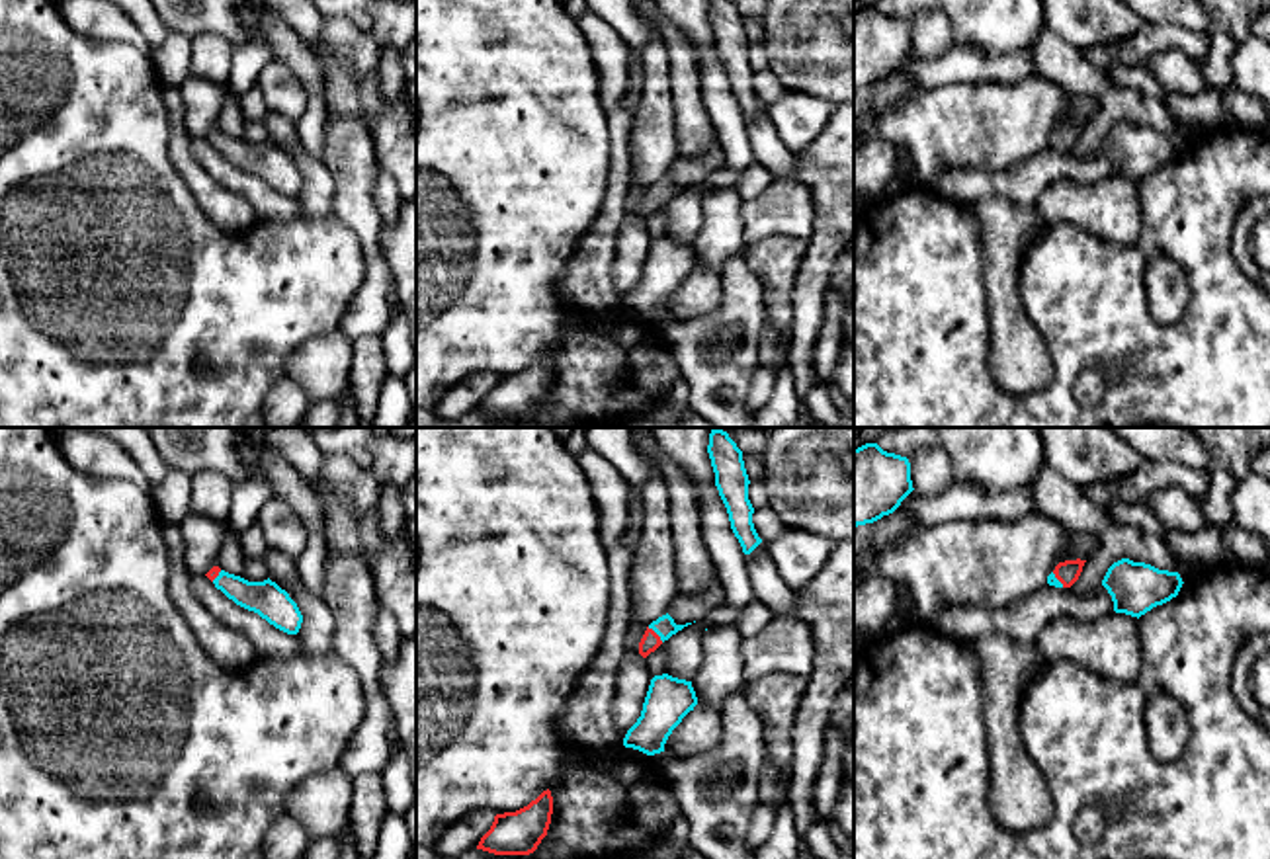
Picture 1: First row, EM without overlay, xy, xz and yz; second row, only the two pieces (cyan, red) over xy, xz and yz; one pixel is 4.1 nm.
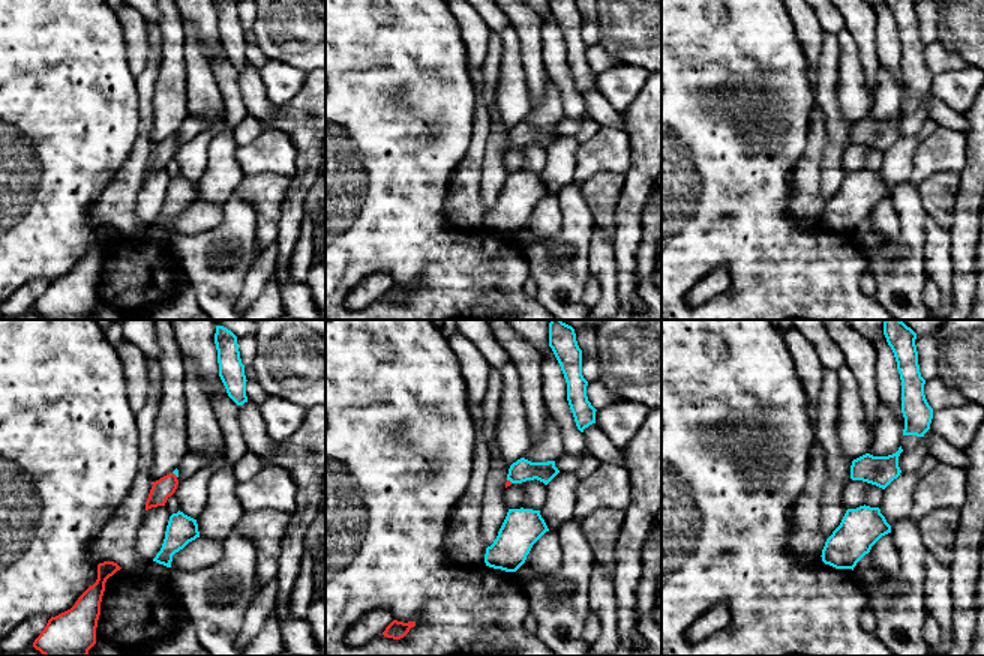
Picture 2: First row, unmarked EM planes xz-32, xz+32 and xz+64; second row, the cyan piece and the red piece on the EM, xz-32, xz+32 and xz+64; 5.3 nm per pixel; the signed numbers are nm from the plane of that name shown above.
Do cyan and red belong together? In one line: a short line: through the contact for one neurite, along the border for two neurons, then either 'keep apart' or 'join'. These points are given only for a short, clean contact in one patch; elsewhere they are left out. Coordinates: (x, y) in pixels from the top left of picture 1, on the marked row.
xz (665, 627), (655, 631), (651, 641) | join

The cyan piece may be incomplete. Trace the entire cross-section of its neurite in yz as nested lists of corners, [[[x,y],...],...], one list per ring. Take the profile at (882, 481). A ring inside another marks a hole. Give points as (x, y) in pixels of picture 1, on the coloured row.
[[[877,443],[854,449],[854,527],[893,513],[912,490],[907,457]]]

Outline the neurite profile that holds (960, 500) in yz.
[[[955,480],[936,496],[920,496],[912,490],[895,511],[912,515],[922,527],[936,527],[957,519],[1008,521],[1037,510],[1028,488],[991,492]]]

